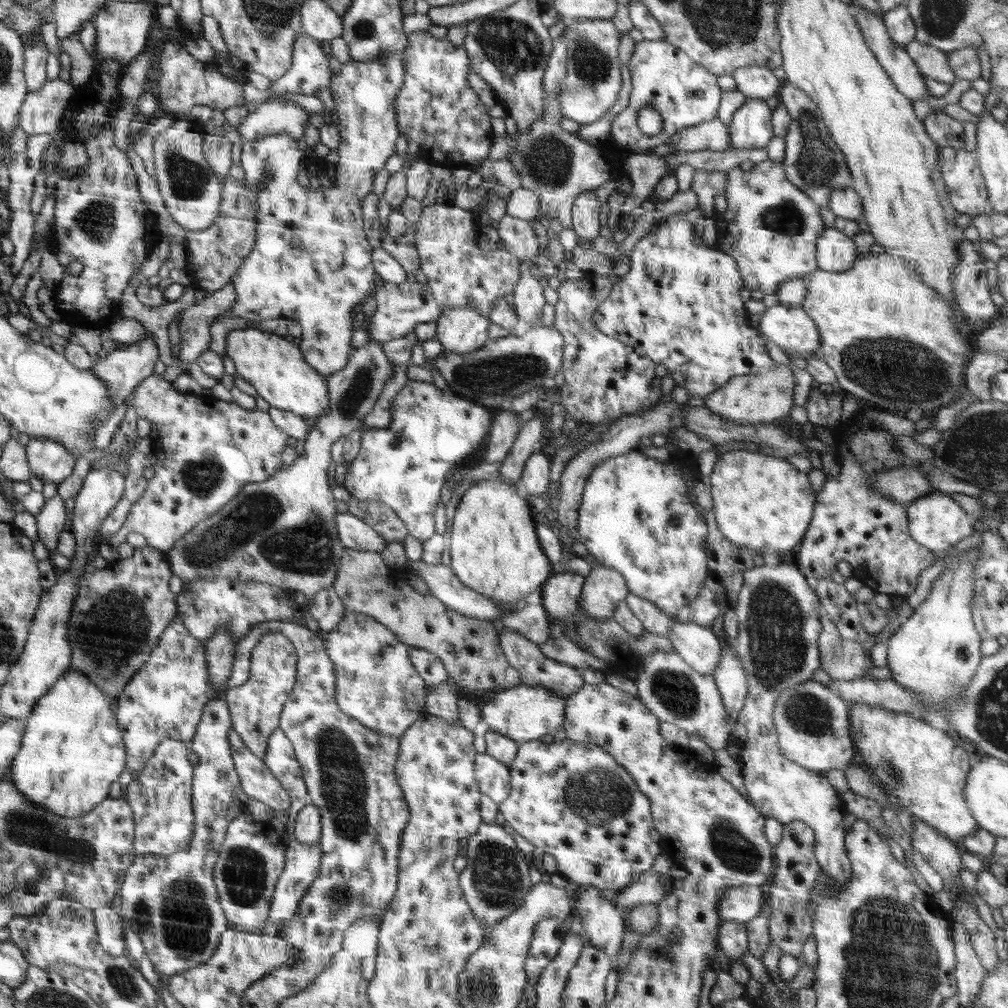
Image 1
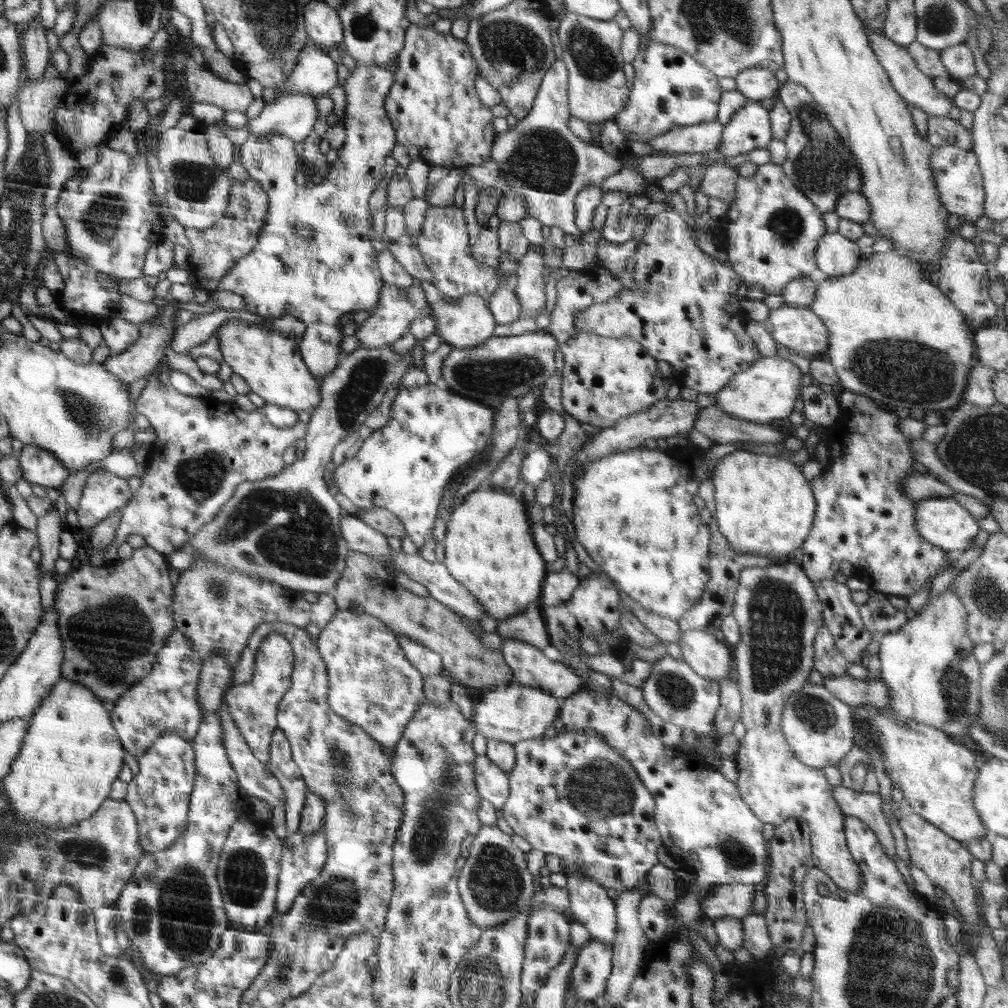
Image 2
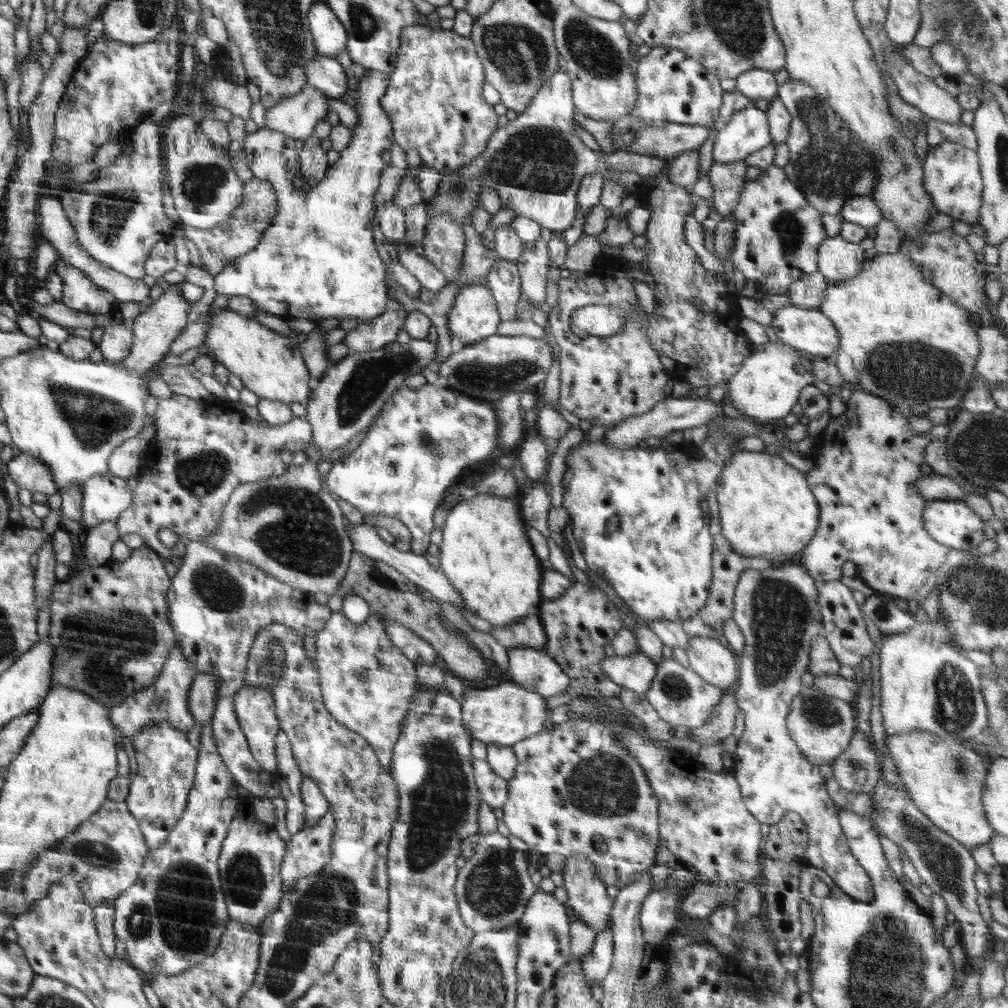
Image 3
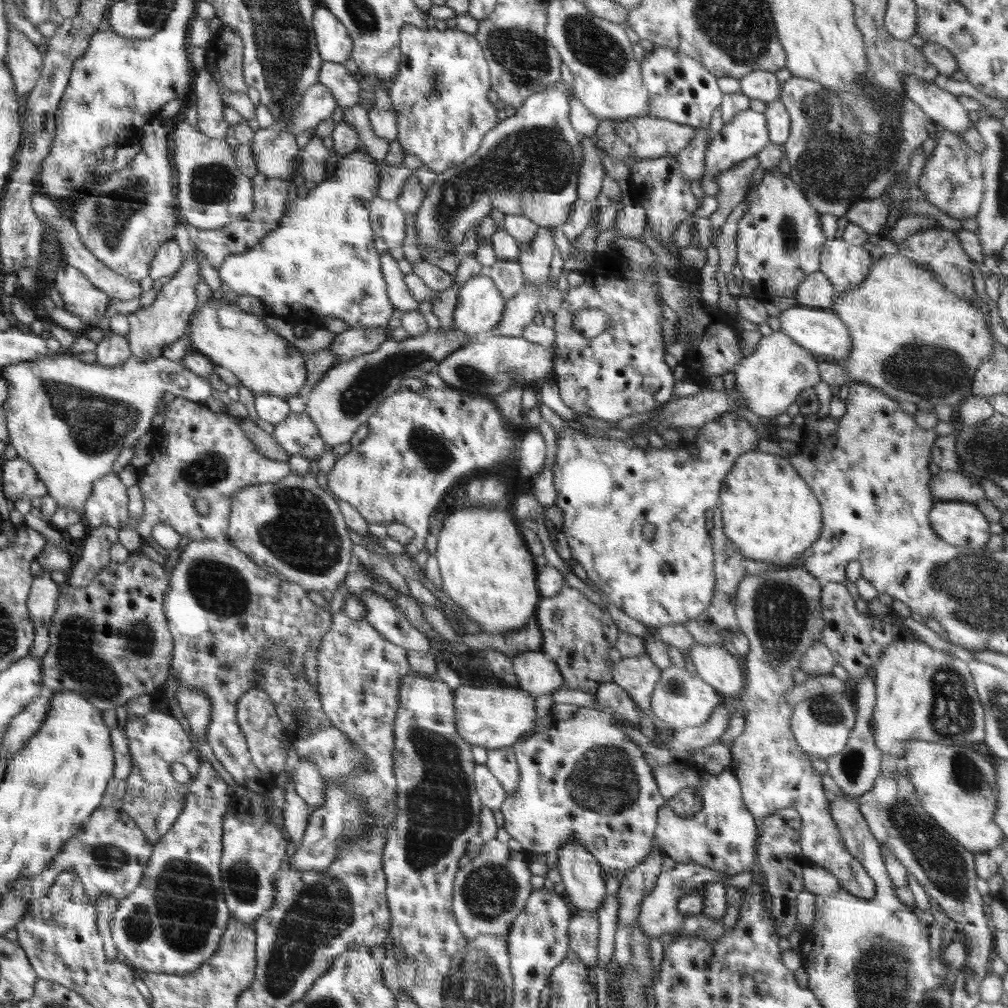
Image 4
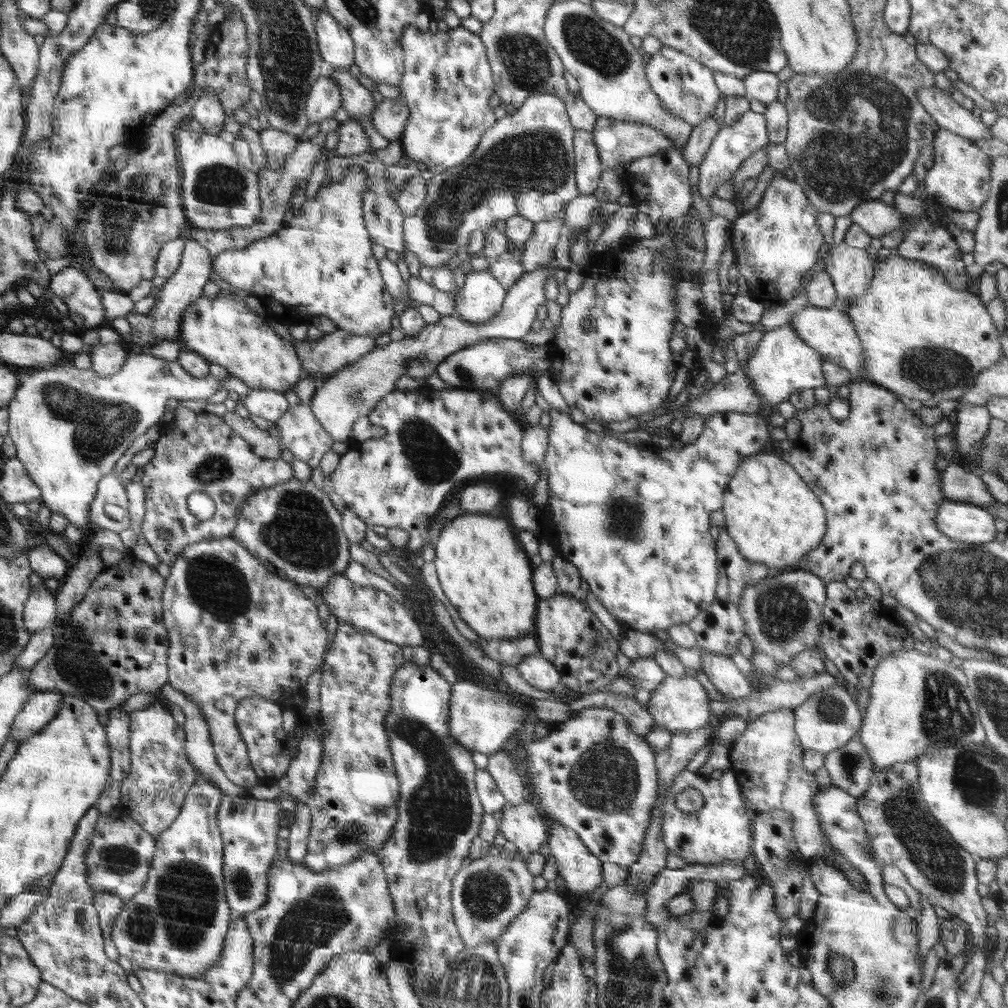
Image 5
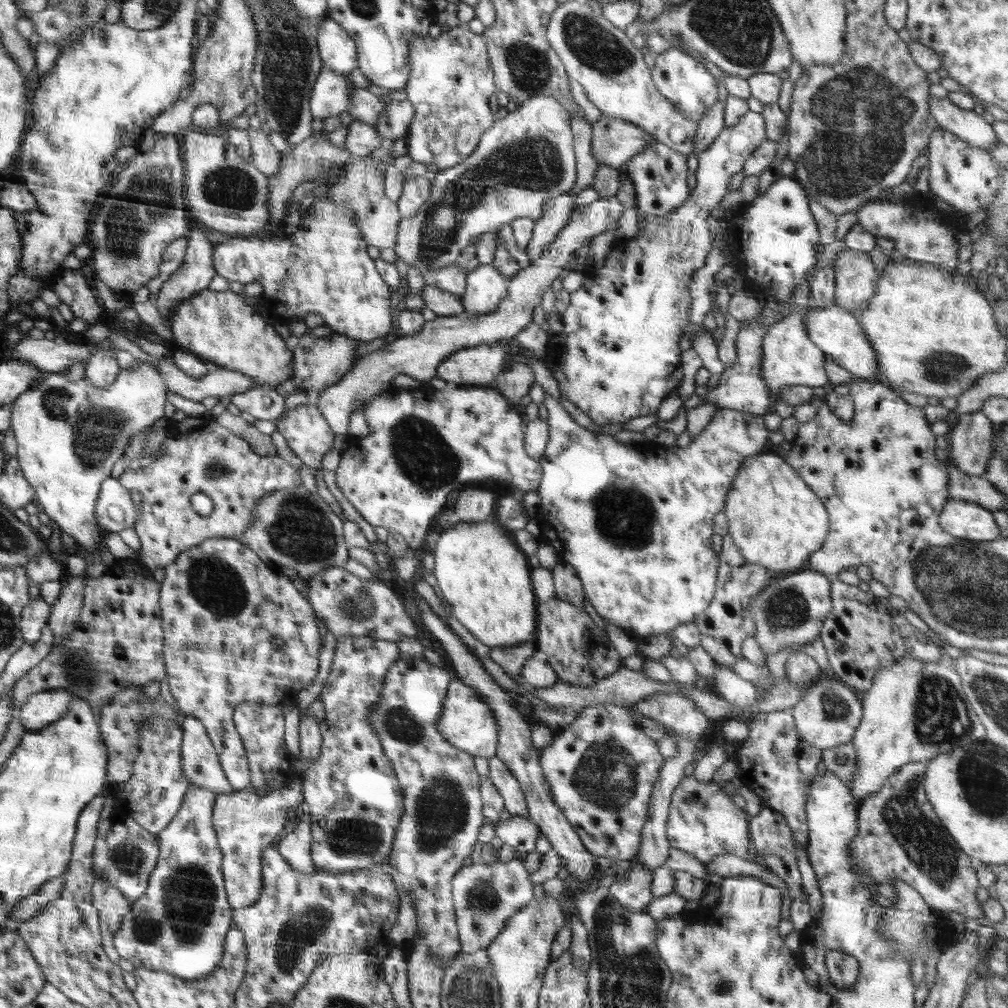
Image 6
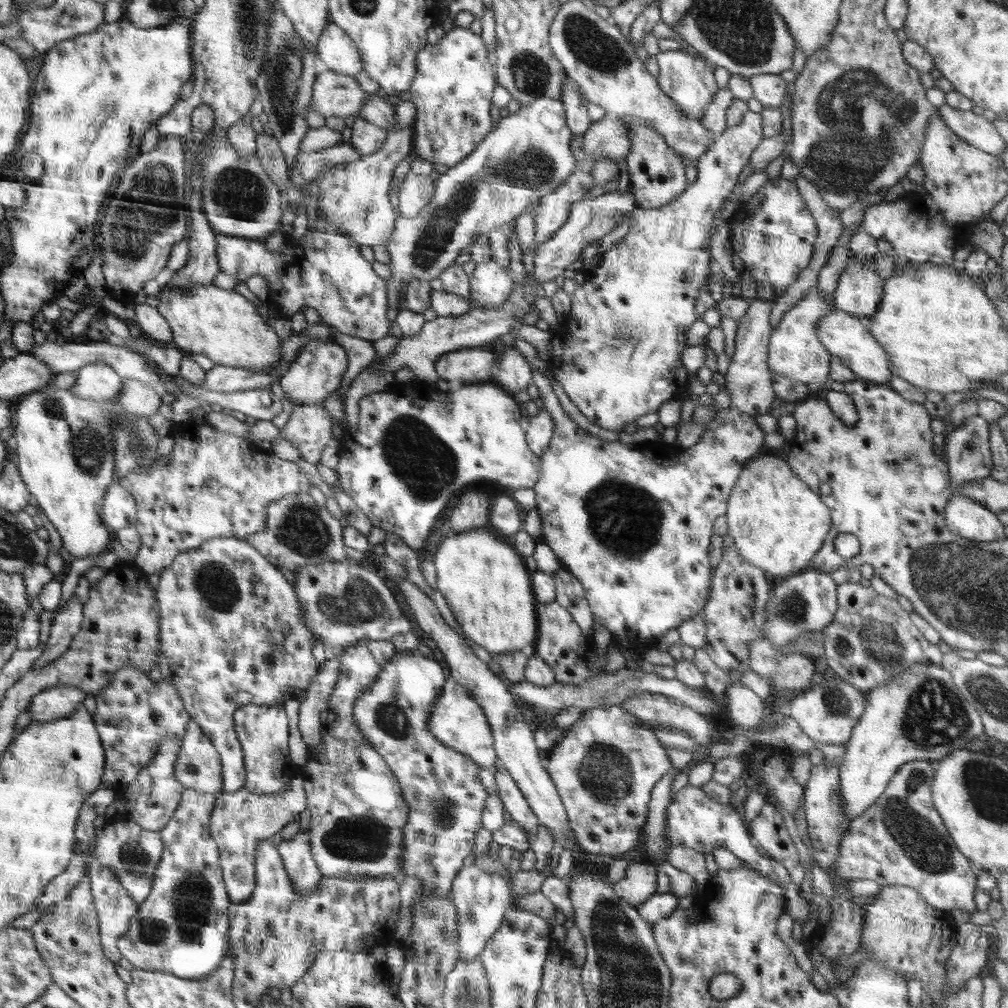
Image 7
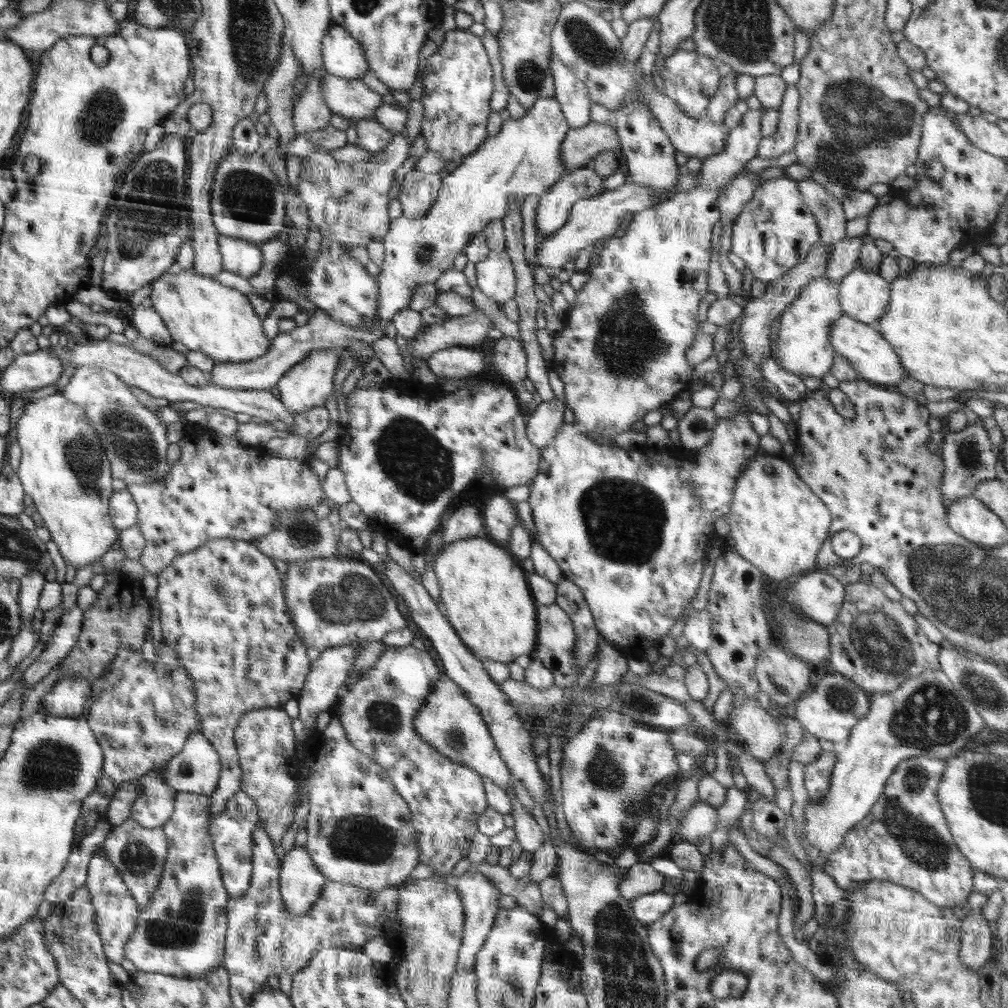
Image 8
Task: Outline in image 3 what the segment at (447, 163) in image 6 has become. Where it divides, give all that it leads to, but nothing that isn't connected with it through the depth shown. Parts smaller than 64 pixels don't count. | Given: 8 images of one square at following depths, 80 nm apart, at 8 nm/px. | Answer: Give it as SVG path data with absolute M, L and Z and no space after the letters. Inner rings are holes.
M419 24L407 26L402 31L397 56L396 67L389 75L388 88L381 100L393 126L394 142L406 152L416 150L425 166L444 174L474 160L499 127L499 116L482 96L485 70L476 54L474 41L452 29L434 30Z

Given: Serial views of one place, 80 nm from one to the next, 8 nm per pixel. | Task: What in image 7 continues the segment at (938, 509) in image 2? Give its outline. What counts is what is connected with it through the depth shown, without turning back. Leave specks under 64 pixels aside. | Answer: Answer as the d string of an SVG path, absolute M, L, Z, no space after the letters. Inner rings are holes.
M964 495L952 496L945 506L945 525L966 539L994 544L1006 539L1005 526L989 508Z

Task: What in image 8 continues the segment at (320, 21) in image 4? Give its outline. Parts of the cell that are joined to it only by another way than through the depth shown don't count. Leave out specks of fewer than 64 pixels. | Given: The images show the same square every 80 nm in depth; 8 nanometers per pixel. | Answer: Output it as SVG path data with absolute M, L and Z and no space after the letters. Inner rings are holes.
M331 25L322 39L321 54L328 74L345 79L361 79L369 67L361 44L345 29Z

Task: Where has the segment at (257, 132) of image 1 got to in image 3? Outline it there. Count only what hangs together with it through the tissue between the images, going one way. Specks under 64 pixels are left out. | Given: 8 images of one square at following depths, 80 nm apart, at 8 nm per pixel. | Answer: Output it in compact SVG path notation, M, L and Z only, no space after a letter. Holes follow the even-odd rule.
M306 85L302 92L280 100L266 111L266 128L276 129L294 140L305 141L315 126L328 114L328 99L323 92Z

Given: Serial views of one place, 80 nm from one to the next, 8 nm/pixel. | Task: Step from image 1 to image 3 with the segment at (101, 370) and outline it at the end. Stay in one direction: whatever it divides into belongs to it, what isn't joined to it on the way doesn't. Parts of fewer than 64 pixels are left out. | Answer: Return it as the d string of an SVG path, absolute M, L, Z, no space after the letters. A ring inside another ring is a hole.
M169 284L166 292L158 298L148 309L144 309L138 318L129 324L134 333L134 343L131 354L119 362L121 367L127 368L131 373L146 373L158 364L169 352L172 342L184 331L189 324L188 311L191 304L178 292L178 284Z

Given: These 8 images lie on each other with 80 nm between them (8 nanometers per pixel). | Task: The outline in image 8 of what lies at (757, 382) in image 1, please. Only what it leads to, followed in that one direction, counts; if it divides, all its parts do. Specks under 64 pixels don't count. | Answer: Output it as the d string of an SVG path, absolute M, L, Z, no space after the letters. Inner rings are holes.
M824 276L810 282L790 304L780 317L780 332L776 342L776 356L774 360L787 371L795 375L810 375L822 380L834 364L836 352L832 343L828 342L830 327L842 317L844 313L838 302L839 284L830 282Z

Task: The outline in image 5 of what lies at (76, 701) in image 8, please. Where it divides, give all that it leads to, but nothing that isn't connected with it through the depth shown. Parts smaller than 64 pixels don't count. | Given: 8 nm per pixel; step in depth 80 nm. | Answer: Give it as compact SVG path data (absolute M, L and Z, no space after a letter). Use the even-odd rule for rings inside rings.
M38 691L30 696L10 730L16 744L22 744L24 740L42 731L60 710L63 695L58 691Z

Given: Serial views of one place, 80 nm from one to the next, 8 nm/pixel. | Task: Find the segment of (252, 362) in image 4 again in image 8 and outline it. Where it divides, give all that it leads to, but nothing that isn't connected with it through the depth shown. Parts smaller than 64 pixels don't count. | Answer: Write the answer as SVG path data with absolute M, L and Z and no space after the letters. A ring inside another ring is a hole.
M190 269L176 272L176 276L161 276L153 281L147 304L164 320L173 342L200 350L216 362L254 360L272 346L247 296L222 285L214 277L198 276Z

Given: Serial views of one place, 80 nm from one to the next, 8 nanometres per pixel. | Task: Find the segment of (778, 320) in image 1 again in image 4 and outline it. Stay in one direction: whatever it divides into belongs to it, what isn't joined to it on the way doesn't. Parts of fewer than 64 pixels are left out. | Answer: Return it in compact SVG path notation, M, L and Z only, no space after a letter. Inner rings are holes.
M796 305L794 308L783 310L778 316L780 332L786 334L792 342L799 344L800 347L812 351L817 359L838 363L842 367L849 356L851 342L846 326L842 324L842 320L838 320L838 316L834 316L834 313L830 309Z

